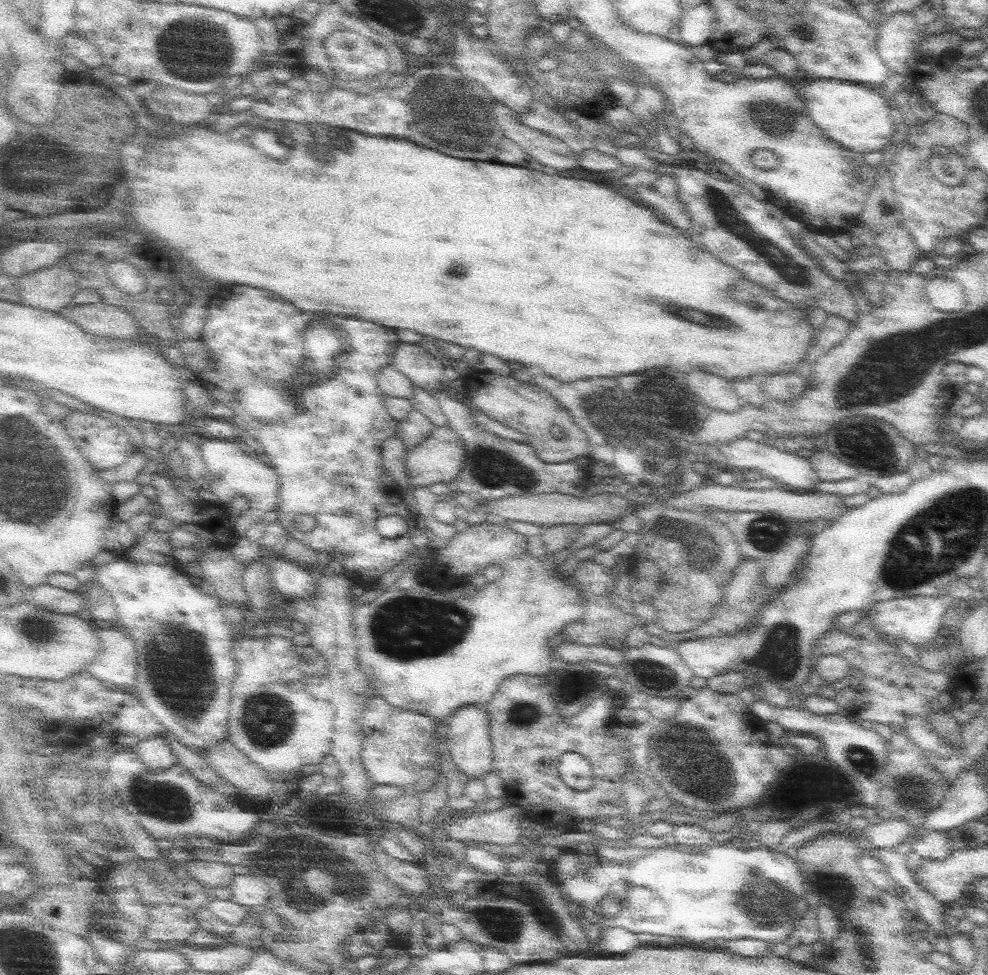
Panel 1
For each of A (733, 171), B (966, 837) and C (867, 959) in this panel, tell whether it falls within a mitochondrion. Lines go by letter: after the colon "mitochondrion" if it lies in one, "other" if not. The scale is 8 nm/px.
A: other
B: other
C: mitochondrion

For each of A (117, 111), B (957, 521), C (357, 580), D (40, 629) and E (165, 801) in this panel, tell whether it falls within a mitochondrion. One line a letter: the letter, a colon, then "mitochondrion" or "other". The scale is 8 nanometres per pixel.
A: other
B: mitochondrion
C: other
D: other
E: mitochondrion

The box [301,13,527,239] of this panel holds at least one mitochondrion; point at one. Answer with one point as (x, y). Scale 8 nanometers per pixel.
(441, 111)

